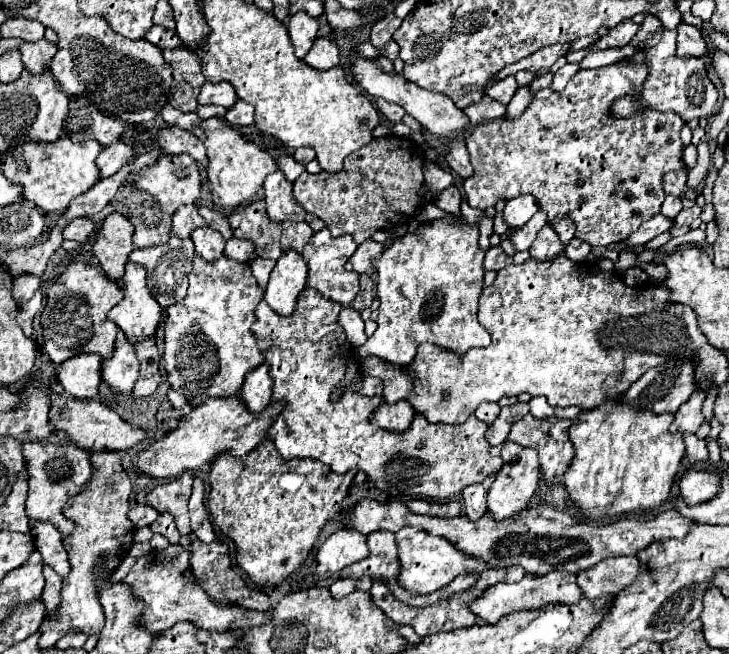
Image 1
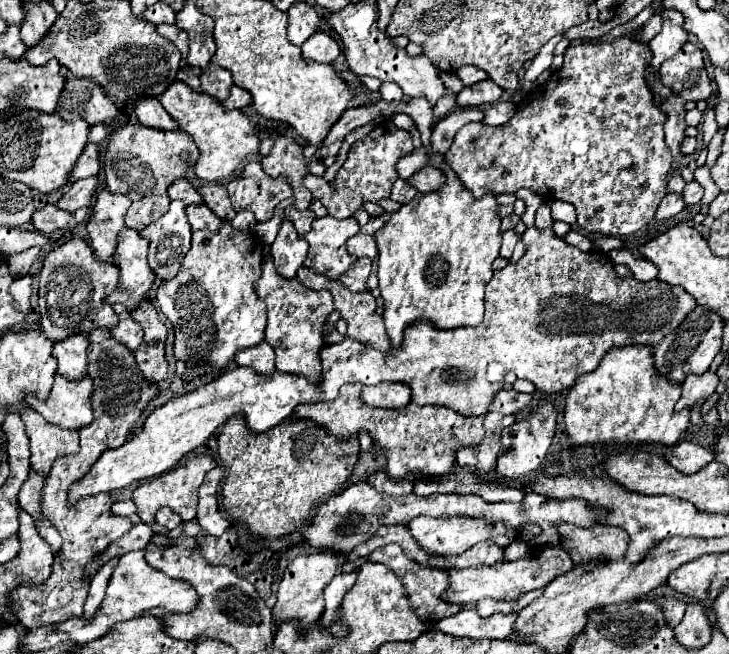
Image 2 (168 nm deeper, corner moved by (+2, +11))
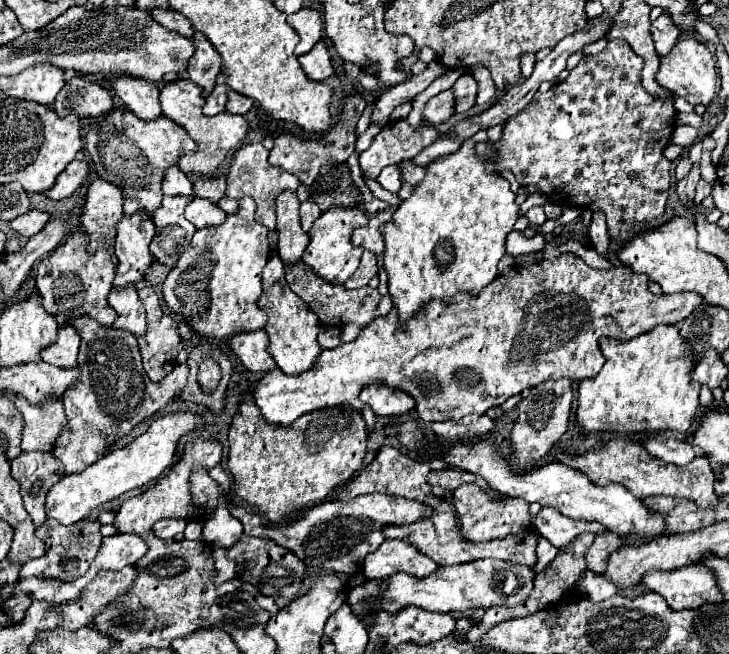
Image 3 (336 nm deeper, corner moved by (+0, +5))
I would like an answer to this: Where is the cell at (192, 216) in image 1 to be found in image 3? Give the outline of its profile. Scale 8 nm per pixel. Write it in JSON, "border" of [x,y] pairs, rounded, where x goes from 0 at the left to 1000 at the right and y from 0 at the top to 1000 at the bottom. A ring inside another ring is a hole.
{"border":[[[233,254],[233,260],[228,260],[225,266],[225,297],[230,300],[250,300],[250,297],[266,297],[266,287],[263,287],[263,278],[258,275],[255,266],[250,266],[244,260],[244,254]]]}

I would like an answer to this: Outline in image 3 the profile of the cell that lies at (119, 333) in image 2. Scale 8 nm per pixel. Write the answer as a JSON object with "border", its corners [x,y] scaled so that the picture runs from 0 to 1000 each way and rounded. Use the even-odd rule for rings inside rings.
{"border":[[[187,437],[154,440],[151,450],[148,450],[148,465],[162,480],[162,486],[156,492],[156,502],[176,505],[187,517],[200,511],[200,480],[198,480],[198,468],[189,456],[189,440]]]}

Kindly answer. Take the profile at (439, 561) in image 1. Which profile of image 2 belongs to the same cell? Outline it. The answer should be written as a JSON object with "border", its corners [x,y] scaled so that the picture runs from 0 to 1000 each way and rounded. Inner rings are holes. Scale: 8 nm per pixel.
{"border":[[[573,789],[565,798],[560,798],[560,807],[562,807],[565,823],[573,829],[573,835],[590,850],[631,850],[642,838],[647,838],[650,832],[664,829],[664,826],[672,826],[691,838],[708,823],[708,817],[700,817],[700,810],[687,798],[675,804],[675,801],[667,801],[664,795],[645,795],[645,792],[634,792],[634,789],[620,789],[620,792]]]}

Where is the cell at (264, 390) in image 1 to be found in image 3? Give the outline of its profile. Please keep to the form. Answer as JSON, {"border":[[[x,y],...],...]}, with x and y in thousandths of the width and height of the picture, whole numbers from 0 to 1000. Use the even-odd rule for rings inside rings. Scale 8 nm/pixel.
{"border":[[[348,505],[343,511],[321,511],[321,517],[316,517],[316,532],[343,569],[368,569],[379,563],[379,554],[368,541],[365,523],[365,508]]]}

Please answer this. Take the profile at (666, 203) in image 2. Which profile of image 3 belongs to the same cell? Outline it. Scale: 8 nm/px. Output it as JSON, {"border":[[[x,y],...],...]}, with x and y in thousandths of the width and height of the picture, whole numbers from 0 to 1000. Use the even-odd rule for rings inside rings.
{"border":[[[952,251],[952,254],[949,254],[949,260],[947,260],[947,266],[944,266],[941,272],[936,272],[936,275],[930,278],[930,284],[927,284],[927,291],[930,291],[930,300],[933,300],[933,309],[936,309],[936,312],[938,312],[941,306],[952,303],[952,291],[955,291],[957,275],[960,275],[960,254],[957,254],[957,251]]]}

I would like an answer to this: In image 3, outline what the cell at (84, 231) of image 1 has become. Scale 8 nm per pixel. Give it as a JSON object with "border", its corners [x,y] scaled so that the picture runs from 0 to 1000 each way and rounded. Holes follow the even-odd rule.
{"border":[[[41,321],[41,324],[27,327],[25,333],[14,336],[11,343],[14,343],[14,349],[16,349],[16,352],[22,352],[27,361],[41,364],[41,361],[52,358],[52,355],[60,349],[60,343],[63,343],[66,336],[69,336],[69,330],[66,330],[66,327],[52,324],[52,321]]]}

